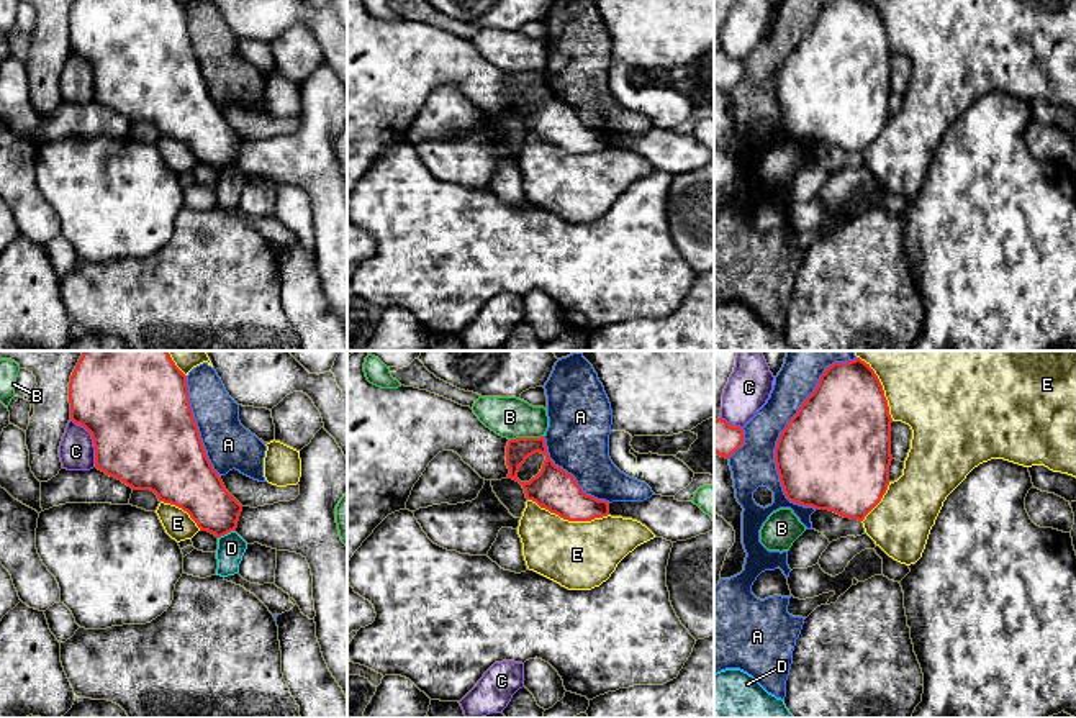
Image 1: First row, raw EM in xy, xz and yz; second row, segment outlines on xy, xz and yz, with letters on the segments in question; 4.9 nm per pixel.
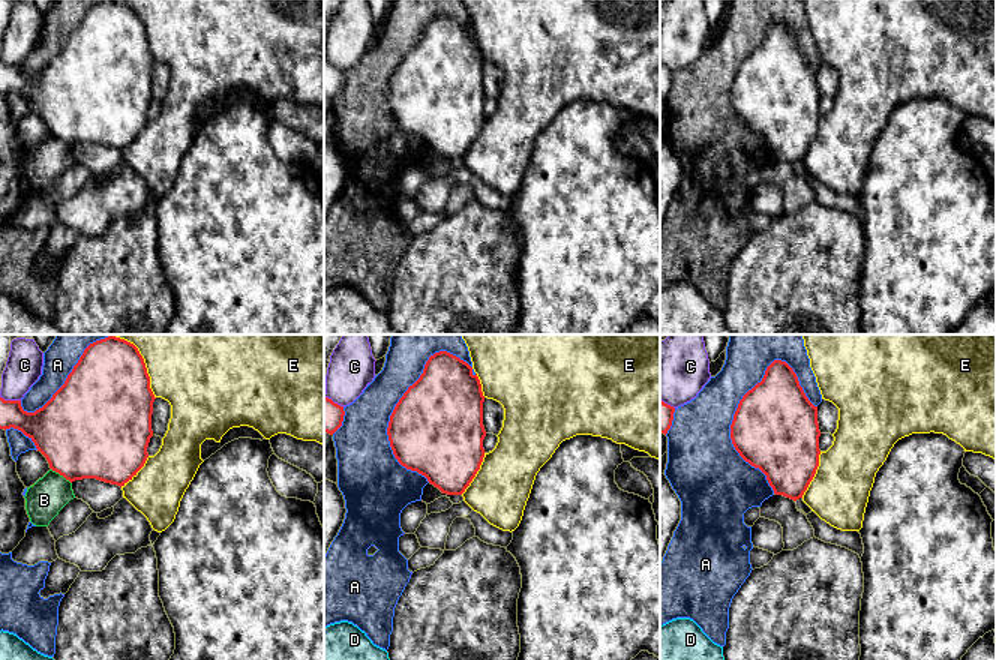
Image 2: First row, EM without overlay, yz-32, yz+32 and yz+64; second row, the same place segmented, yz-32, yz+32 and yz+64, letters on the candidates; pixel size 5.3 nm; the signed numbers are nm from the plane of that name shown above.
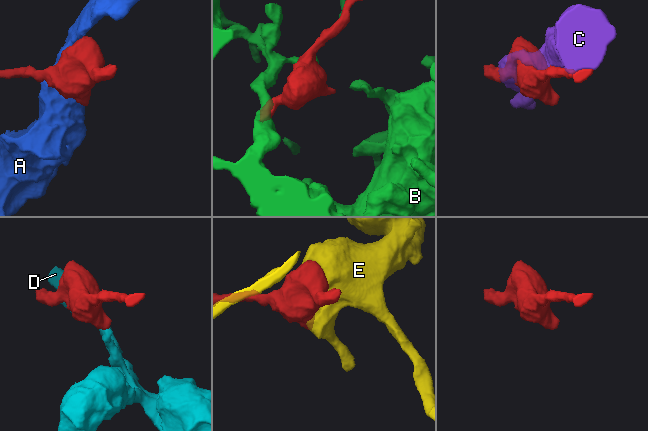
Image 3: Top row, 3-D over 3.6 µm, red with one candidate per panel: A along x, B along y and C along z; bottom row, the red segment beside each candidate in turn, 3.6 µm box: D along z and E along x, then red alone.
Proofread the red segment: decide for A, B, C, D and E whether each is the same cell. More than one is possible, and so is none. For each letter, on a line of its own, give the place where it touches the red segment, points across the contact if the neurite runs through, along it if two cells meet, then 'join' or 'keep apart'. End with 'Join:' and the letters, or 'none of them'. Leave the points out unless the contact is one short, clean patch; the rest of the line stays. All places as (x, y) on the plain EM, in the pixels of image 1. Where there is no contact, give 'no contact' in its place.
A: contact yz (777, 79); keep apart
B: contact xz (526, 71); border xz (542, 68), (510, 72); keep apart
C: contact xy (94, 74); keep apart
D: contact xy (226, 166); border xy (235, 163), (218, 171); keep apart
E: contact xz (569, 153); keep apart
Join: none of them

